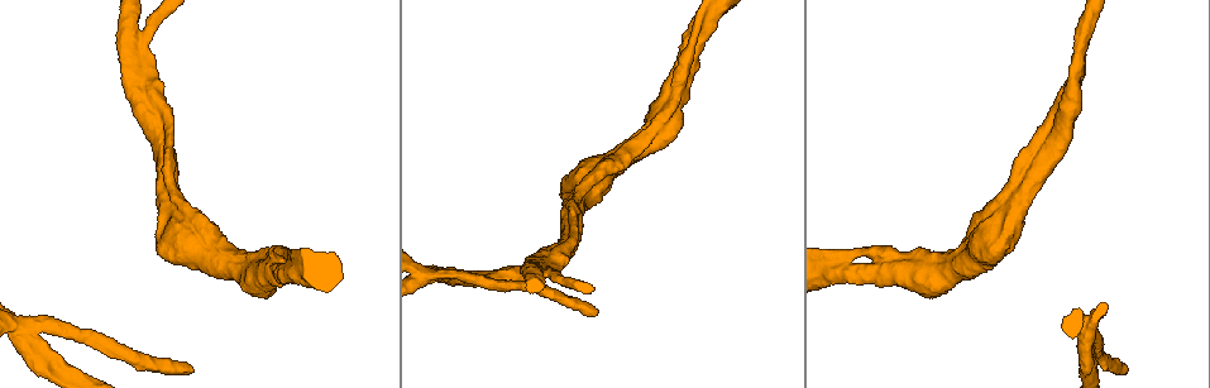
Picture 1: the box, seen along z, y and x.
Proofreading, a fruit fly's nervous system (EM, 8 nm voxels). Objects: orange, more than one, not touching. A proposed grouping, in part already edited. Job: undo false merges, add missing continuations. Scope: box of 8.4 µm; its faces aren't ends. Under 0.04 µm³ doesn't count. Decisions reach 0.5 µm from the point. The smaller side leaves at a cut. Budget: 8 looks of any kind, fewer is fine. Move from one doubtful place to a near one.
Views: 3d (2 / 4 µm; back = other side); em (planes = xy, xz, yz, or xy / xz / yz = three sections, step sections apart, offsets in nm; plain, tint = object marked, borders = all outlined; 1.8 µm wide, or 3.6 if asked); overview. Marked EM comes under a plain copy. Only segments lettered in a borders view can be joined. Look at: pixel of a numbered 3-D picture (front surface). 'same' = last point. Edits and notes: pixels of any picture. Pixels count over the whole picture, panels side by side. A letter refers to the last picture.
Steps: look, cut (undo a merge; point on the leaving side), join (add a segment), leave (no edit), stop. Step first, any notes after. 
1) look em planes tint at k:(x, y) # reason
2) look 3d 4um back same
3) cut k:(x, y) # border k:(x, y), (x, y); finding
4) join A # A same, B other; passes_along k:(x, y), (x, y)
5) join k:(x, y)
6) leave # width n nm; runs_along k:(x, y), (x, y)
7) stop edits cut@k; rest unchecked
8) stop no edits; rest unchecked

look em 3.6um planes borders at 1:(885, 270)

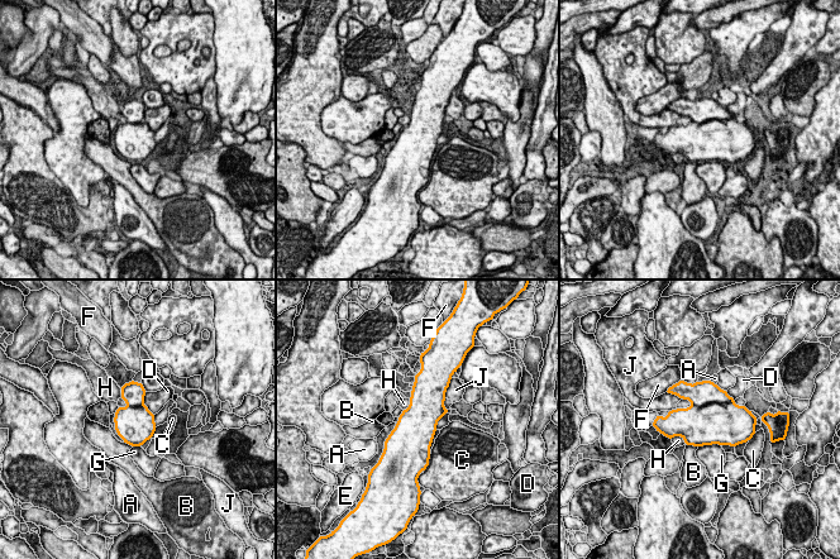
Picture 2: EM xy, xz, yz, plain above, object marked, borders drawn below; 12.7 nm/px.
leave # width 500 nm; A other, B other, C other, D other, E other, F other, G other, H other, J other; one cell here

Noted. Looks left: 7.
look em planes borders at 1:(1121, 369) # end of a long branch

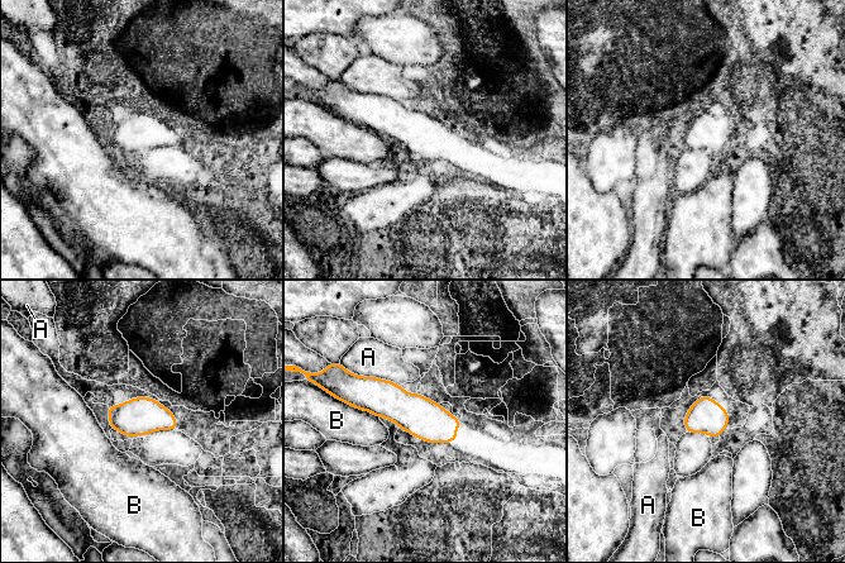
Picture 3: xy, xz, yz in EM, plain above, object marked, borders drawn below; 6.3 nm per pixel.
leave # A other, B other; border 3:(340, 400), (371, 411), (378, 418); none of them fits

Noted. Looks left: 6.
look 3d 2um at 1:(433, 275) # four-way junction

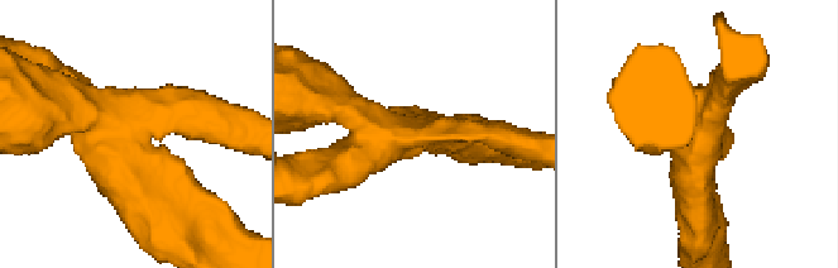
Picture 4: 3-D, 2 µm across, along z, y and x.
look em planes borders at 4:(419, 133) # arms 4; shape alone is not enough

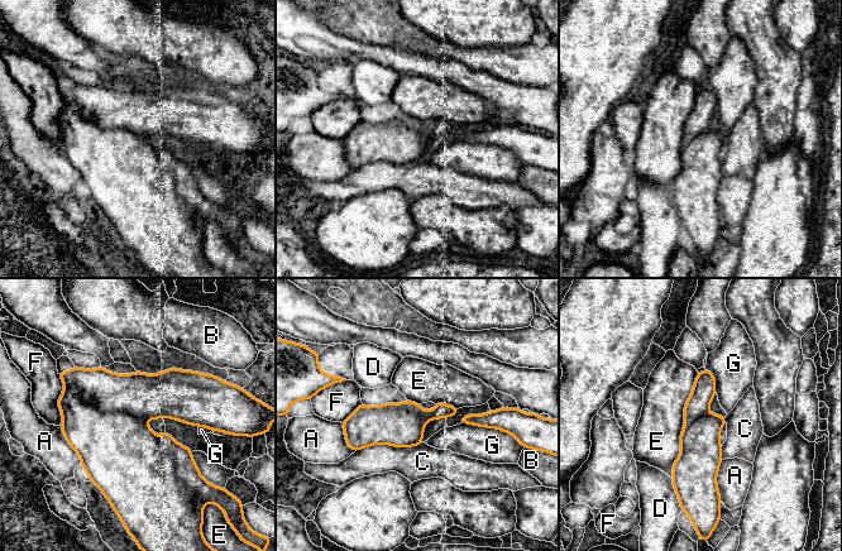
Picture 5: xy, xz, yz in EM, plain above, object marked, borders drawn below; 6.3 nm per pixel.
cut 5:(138, 394) # longest_contact E 700 nm; A other, B other, C other, D other, E other, F other, G other; part_leaving 5:(72, 377), (181, 396), (210, 425); a second cell is stuck on

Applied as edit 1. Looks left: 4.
look overview # redraw

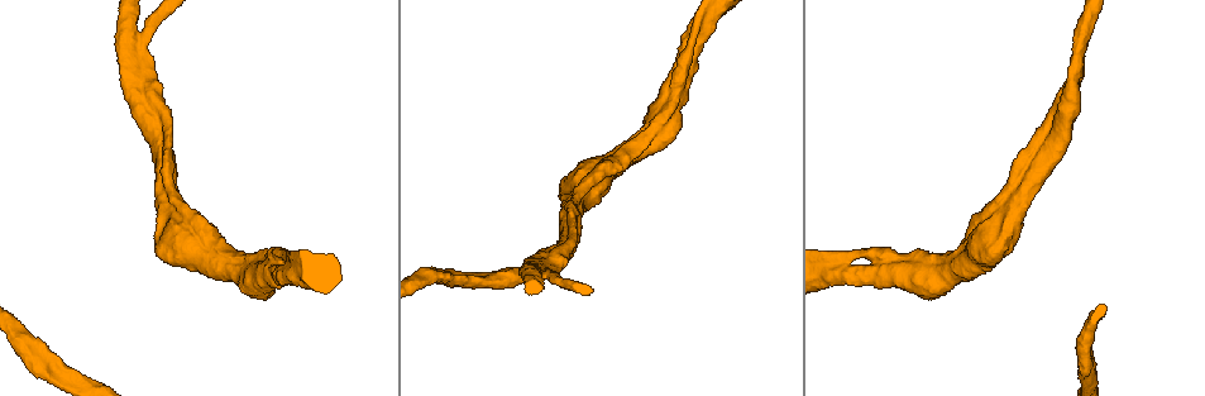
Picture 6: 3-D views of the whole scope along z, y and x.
look 3d 4um back at 6:(1082, 36) # three-way junction

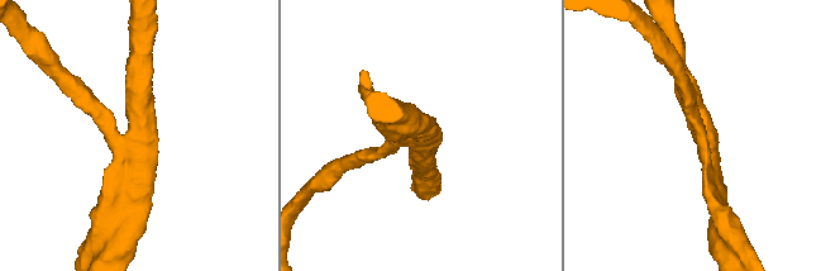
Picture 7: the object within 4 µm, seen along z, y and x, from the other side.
look em planes tint at 7:(136, 141) # arms 3; arm_widths 190, 280, 300 nm

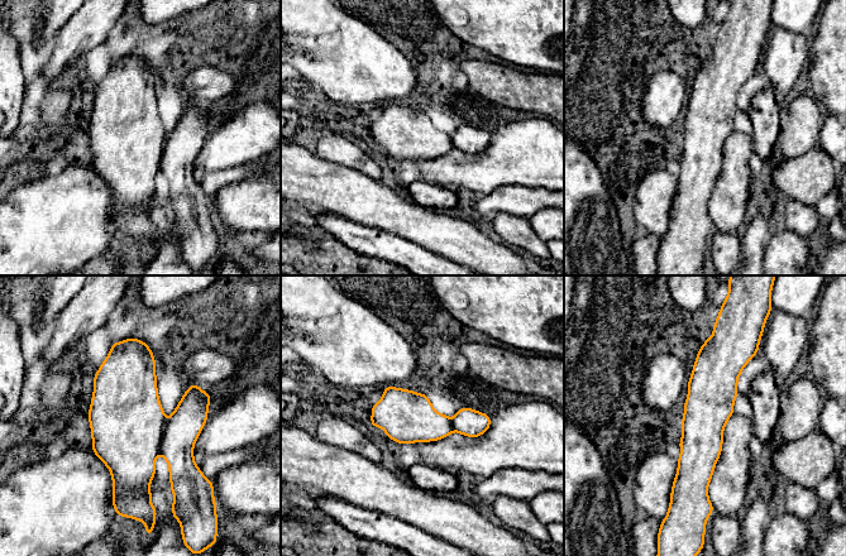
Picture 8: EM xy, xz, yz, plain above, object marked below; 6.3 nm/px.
look em planes borders same

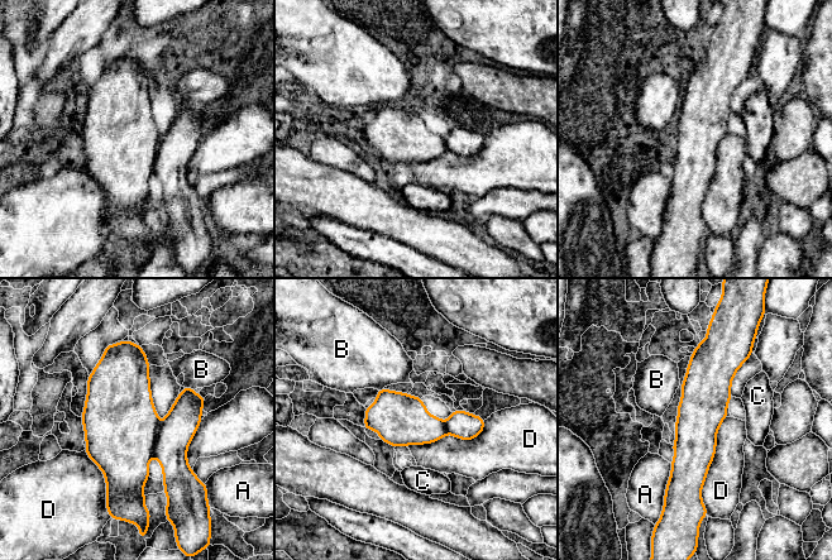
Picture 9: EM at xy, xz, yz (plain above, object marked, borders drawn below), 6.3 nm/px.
leave # A other, B other, C other, D other; border 9:(726, 416), (702, 487), (704, 507); all the same cell

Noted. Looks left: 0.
stop edits cut@5; rest unchecked

